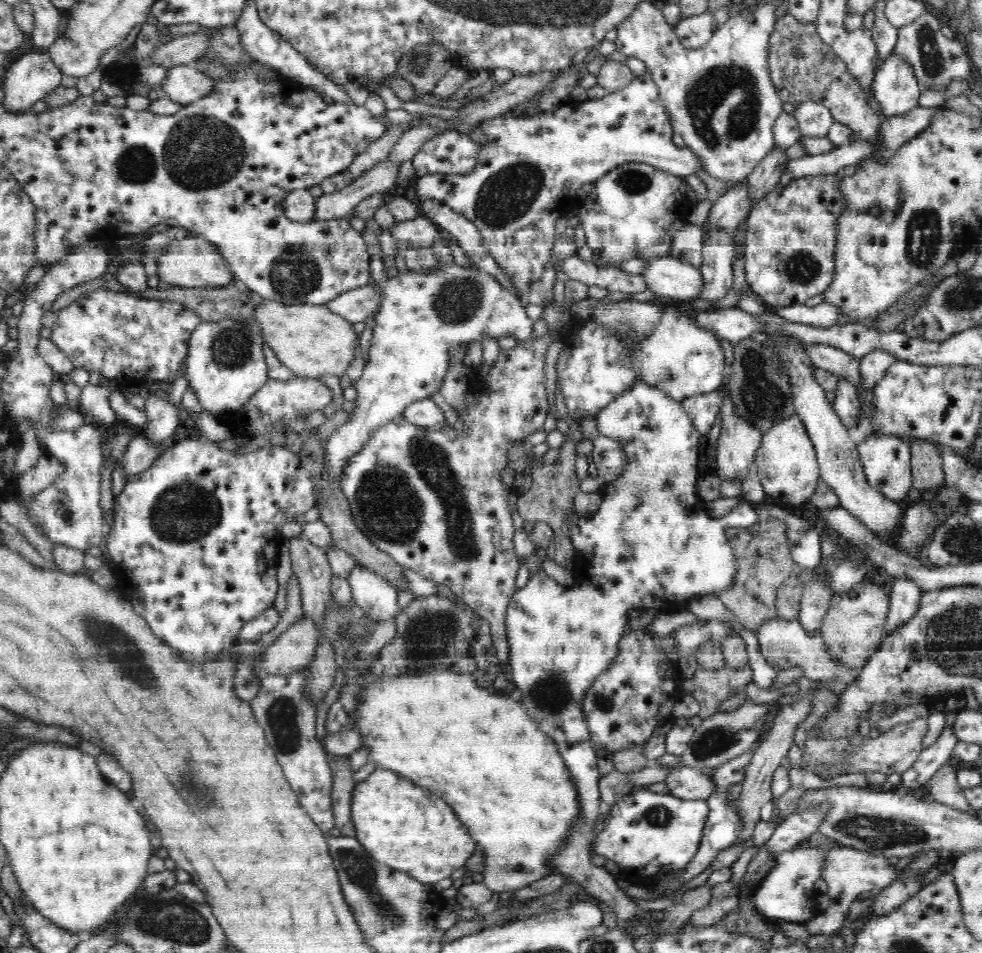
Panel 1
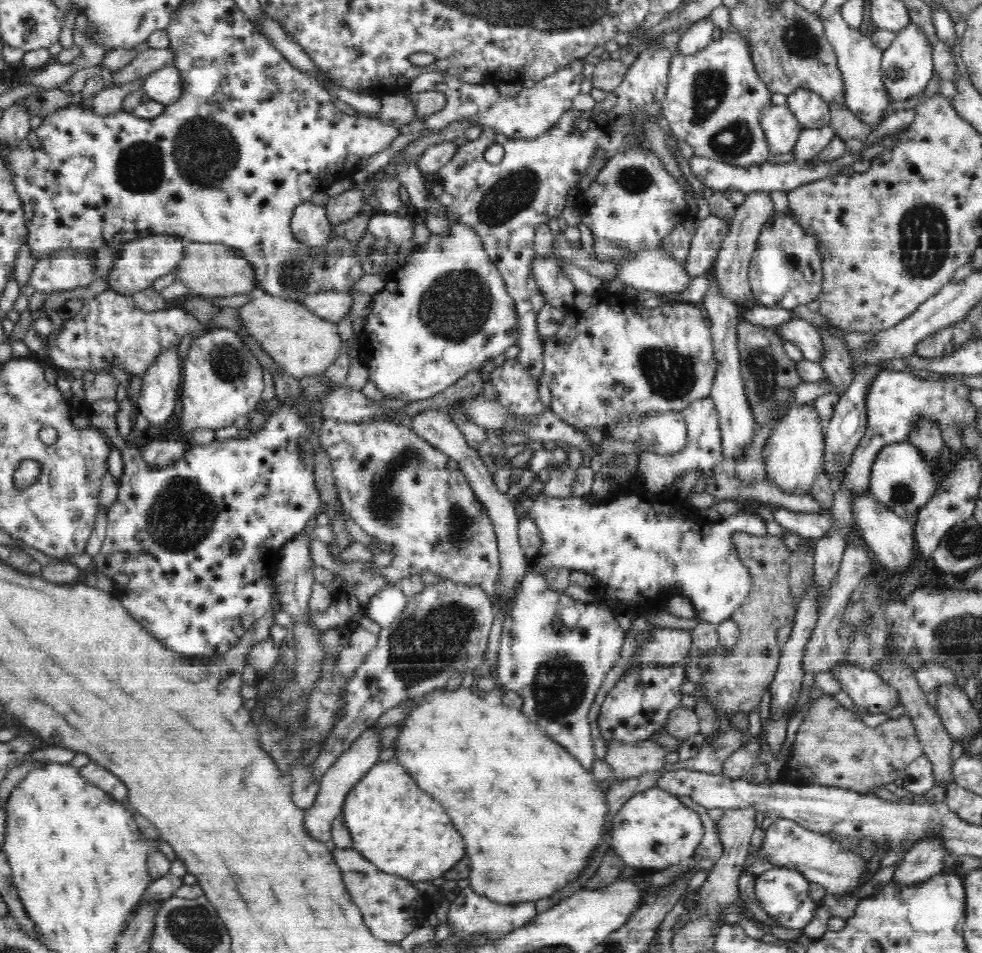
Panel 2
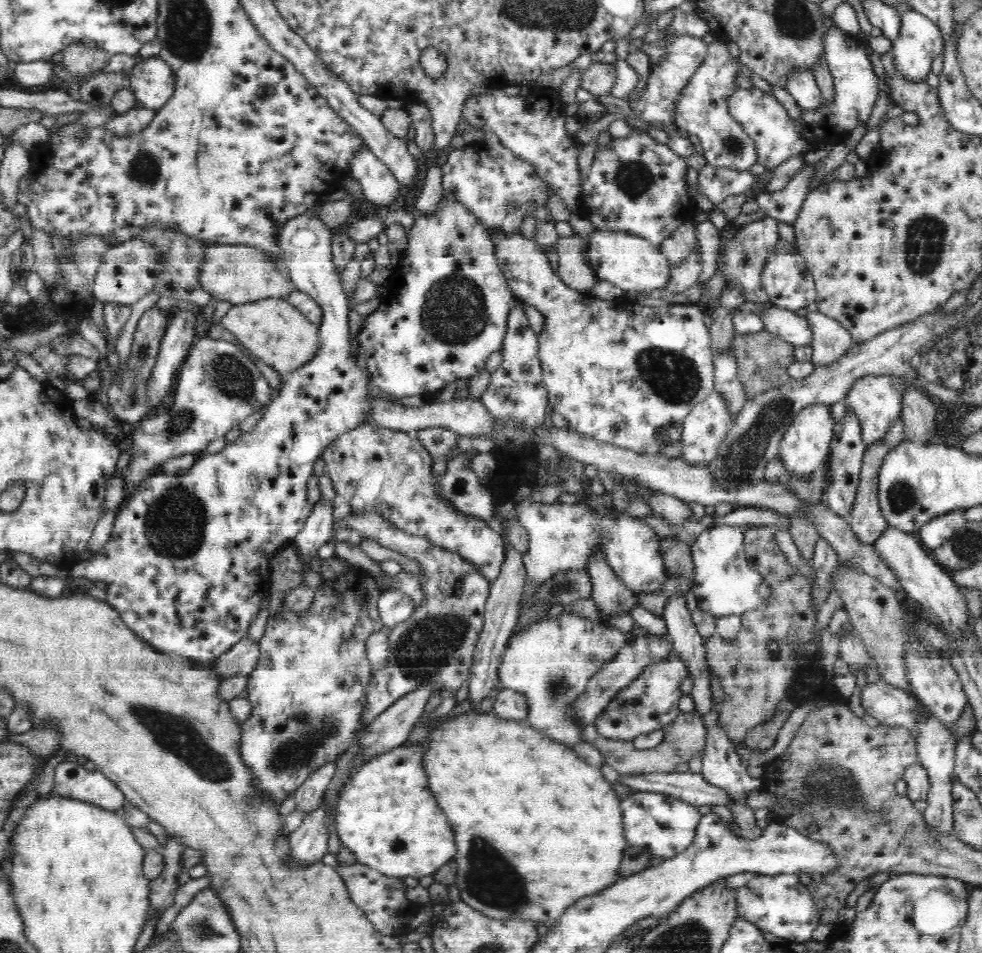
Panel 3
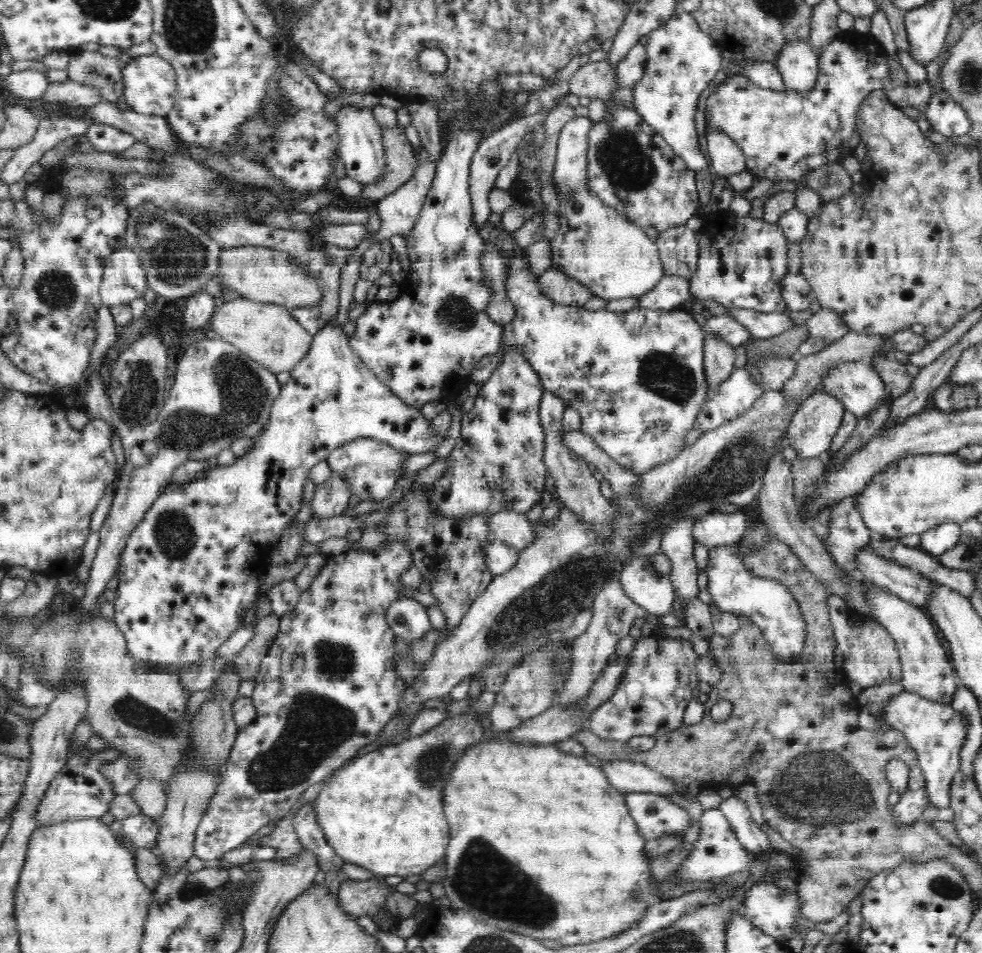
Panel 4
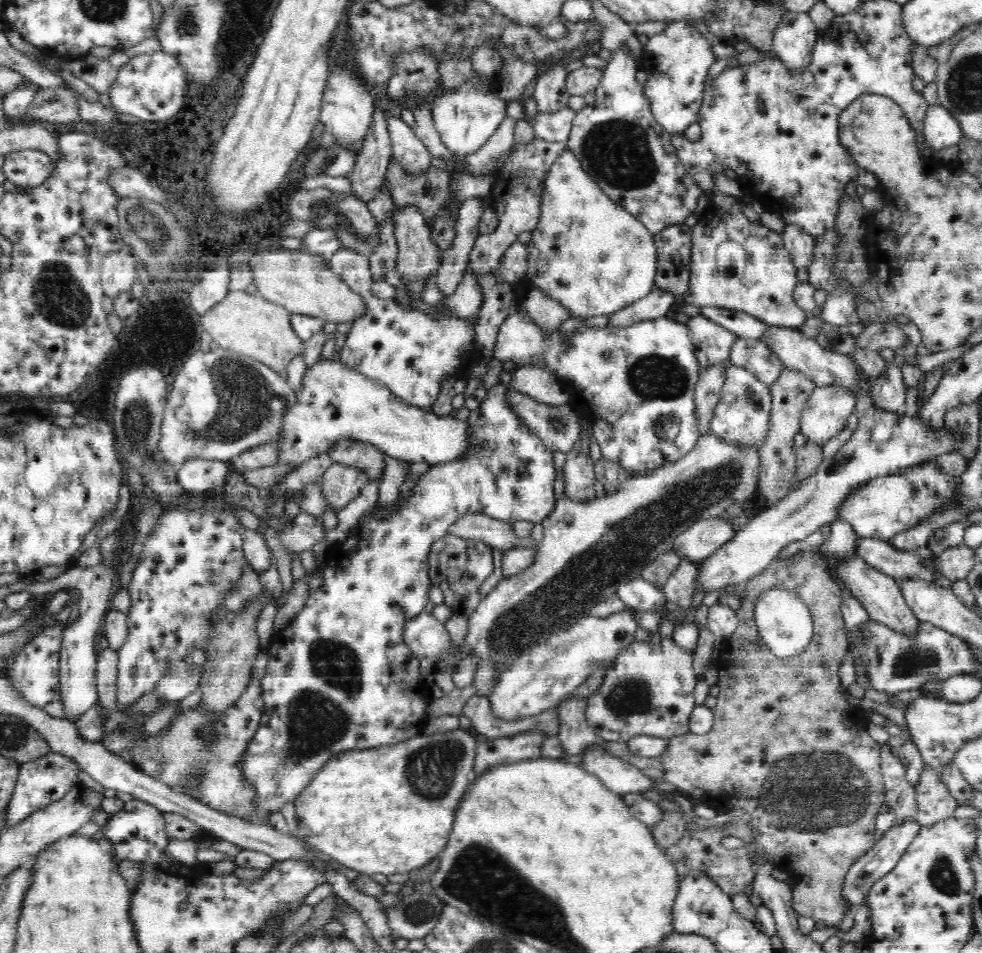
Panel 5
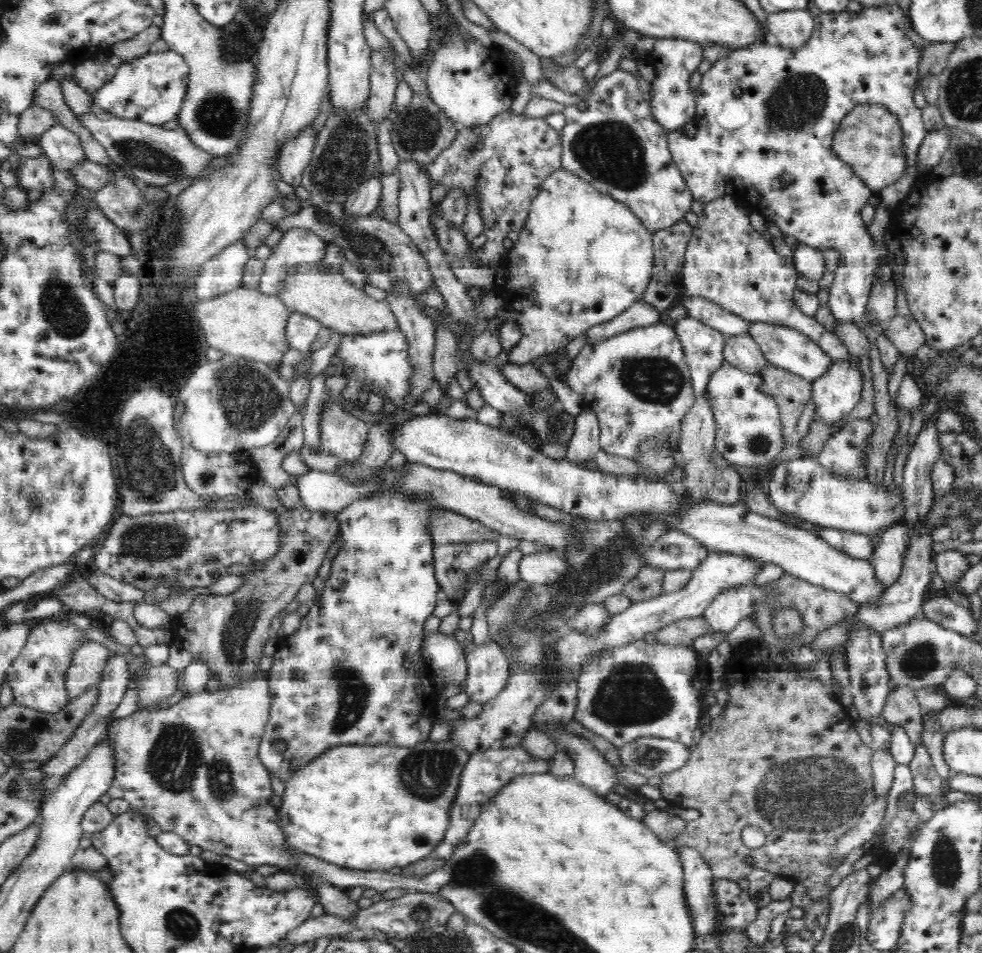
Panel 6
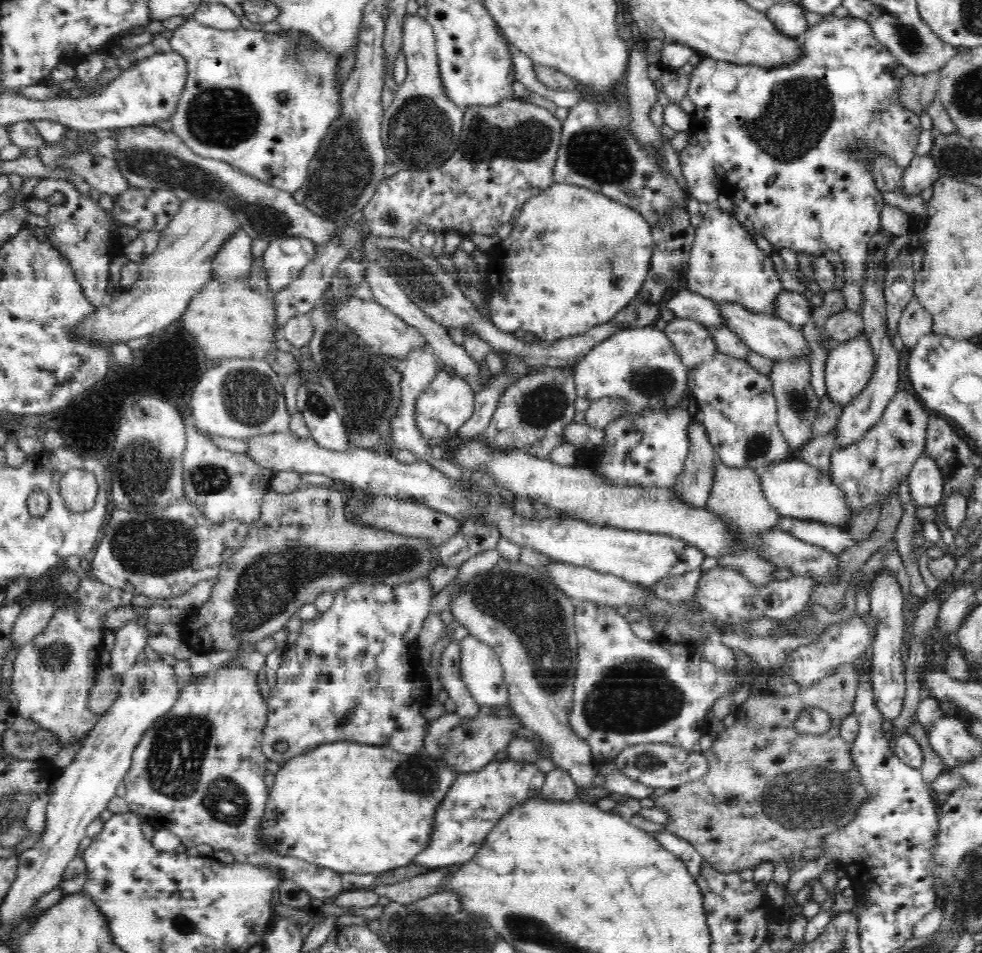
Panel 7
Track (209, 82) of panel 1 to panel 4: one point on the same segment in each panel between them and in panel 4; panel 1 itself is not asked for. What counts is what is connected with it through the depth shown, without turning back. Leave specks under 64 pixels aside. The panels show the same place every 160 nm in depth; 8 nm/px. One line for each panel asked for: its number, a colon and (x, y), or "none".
2: (164, 85)
3: (152, 81)
4: (150, 82)

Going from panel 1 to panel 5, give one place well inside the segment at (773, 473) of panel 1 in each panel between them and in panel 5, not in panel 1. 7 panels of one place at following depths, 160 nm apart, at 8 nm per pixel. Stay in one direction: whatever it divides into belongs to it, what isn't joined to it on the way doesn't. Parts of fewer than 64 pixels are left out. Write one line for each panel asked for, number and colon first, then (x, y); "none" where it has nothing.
2: (794, 454)
3: (805, 447)
4: (810, 432)
5: (825, 414)

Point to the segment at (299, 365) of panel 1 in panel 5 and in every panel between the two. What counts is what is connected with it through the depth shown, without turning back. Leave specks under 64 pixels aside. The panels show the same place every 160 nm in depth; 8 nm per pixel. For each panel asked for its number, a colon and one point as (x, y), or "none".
2: (301, 343)
3: (272, 329)
4: (268, 333)
5: (252, 326)

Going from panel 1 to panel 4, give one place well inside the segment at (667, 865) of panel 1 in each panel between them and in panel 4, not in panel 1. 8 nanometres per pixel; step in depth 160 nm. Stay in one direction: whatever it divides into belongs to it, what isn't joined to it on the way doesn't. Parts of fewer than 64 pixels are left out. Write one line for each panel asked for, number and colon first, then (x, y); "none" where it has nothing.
2: (653, 829)
3: (665, 826)
4: (656, 816)

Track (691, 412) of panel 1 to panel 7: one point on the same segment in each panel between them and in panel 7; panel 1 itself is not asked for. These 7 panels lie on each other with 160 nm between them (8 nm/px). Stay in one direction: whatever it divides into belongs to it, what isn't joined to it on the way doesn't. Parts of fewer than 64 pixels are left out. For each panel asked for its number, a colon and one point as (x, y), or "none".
2: (703, 450)
3: (704, 428)
4: (740, 391)
5: (741, 417)
6: (748, 430)
7: (735, 402)

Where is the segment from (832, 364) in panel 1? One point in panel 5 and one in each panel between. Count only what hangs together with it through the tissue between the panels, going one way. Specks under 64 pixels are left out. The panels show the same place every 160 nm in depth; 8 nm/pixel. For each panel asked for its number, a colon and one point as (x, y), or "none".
2: (804, 335)
3: (786, 324)
4: (760, 325)
5: (743, 325)

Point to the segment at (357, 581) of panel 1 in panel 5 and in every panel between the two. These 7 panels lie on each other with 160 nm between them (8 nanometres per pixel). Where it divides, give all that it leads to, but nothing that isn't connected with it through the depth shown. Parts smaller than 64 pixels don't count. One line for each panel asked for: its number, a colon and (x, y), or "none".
2: (384, 608)
3: (394, 607)
4: (409, 620)
5: (425, 635)

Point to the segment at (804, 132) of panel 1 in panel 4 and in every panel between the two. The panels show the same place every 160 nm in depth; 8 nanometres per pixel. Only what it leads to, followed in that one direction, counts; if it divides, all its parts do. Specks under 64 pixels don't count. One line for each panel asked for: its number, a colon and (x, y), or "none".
2: (810, 110)
3: (802, 86)
4: (798, 65)

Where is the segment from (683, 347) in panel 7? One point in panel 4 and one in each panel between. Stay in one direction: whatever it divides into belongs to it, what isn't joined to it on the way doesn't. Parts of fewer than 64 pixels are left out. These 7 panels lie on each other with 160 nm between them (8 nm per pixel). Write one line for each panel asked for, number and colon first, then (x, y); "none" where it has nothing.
4: (730, 330)
5: (711, 343)
6: (703, 346)

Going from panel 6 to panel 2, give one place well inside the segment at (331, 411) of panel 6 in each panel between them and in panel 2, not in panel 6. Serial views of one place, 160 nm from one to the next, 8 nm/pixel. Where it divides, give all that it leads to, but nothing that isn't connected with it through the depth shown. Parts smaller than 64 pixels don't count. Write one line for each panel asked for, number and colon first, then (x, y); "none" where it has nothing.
2: (397, 487)
3: (374, 468)
4: (371, 468)
5: (350, 453)

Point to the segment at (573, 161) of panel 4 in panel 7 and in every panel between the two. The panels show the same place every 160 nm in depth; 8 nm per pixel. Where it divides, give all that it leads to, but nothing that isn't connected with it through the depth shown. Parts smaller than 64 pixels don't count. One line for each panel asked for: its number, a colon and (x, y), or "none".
5: (592, 255)
6: (582, 258)
7: (574, 258)

